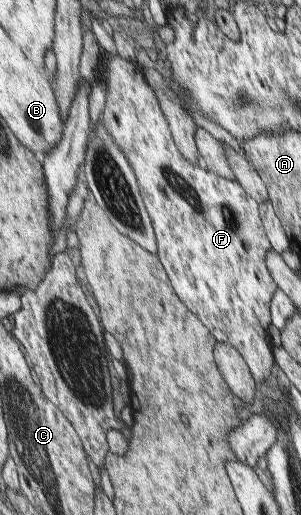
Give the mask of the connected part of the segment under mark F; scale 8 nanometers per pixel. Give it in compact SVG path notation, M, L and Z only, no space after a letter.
M119 54L109 59L106 64L106 103L101 115L103 126L107 126L137 176L137 184L143 192L143 202L155 230L159 262L183 306L210 329L217 343L238 349L255 383L263 383L269 374L273 374L273 360L263 328L269 324L267 304L275 292L275 281L266 267L265 259L272 249L257 216L257 202L238 181L225 180L214 172L187 162L173 144L167 120L159 108L157 93L140 64L129 62Z

